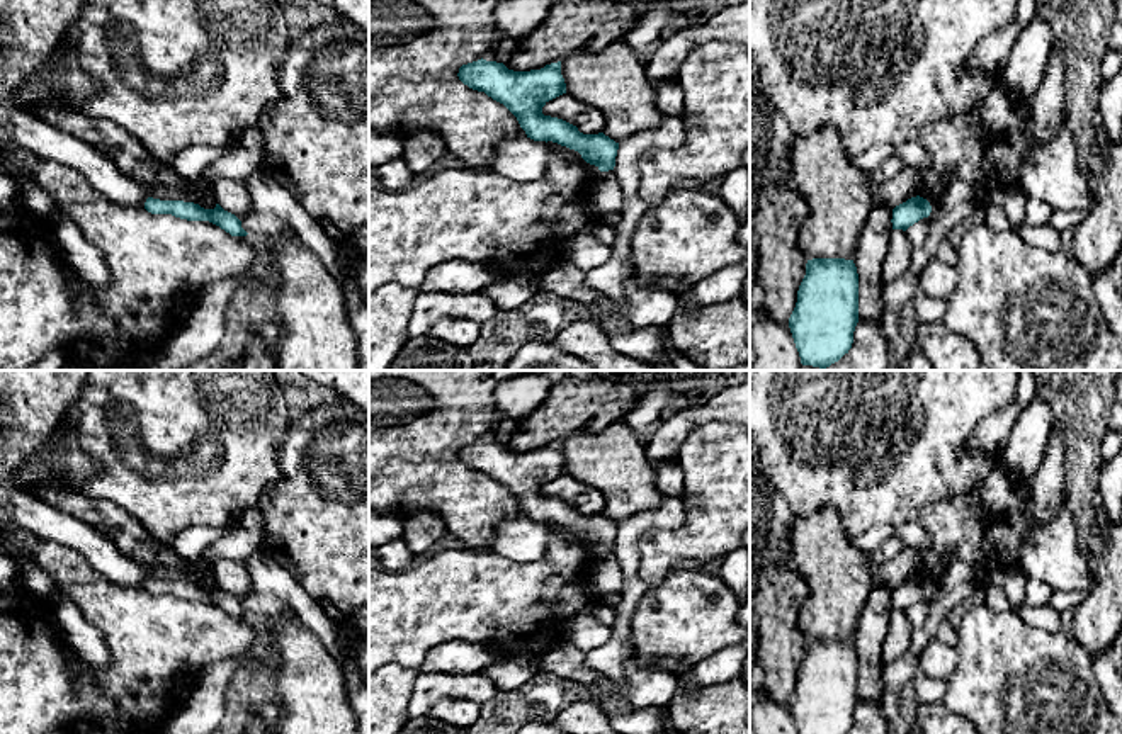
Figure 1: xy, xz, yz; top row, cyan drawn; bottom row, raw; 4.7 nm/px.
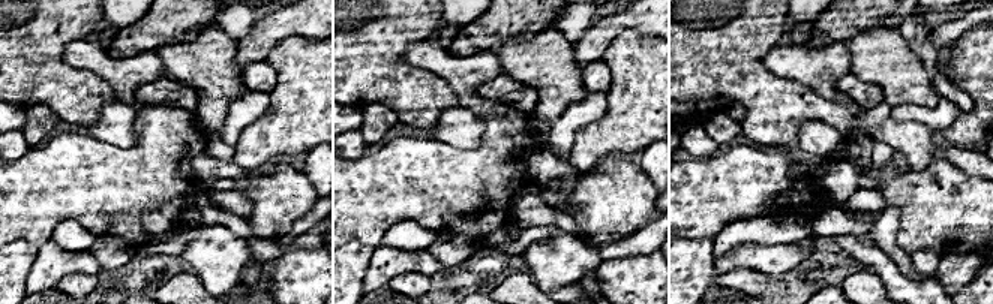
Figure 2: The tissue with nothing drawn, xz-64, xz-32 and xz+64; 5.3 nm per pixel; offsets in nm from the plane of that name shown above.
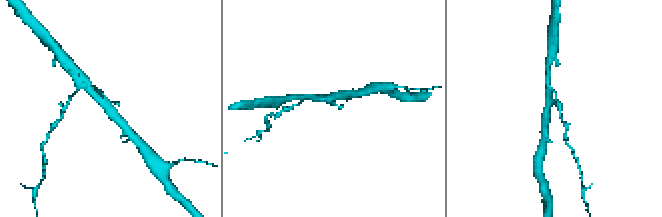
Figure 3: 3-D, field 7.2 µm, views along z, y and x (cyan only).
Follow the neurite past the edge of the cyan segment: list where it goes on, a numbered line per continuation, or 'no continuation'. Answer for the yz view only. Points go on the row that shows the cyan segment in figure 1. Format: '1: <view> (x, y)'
no continuation

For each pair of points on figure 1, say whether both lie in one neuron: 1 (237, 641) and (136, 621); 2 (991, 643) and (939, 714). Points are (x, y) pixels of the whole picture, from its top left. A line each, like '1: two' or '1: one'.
1: one
2: two

